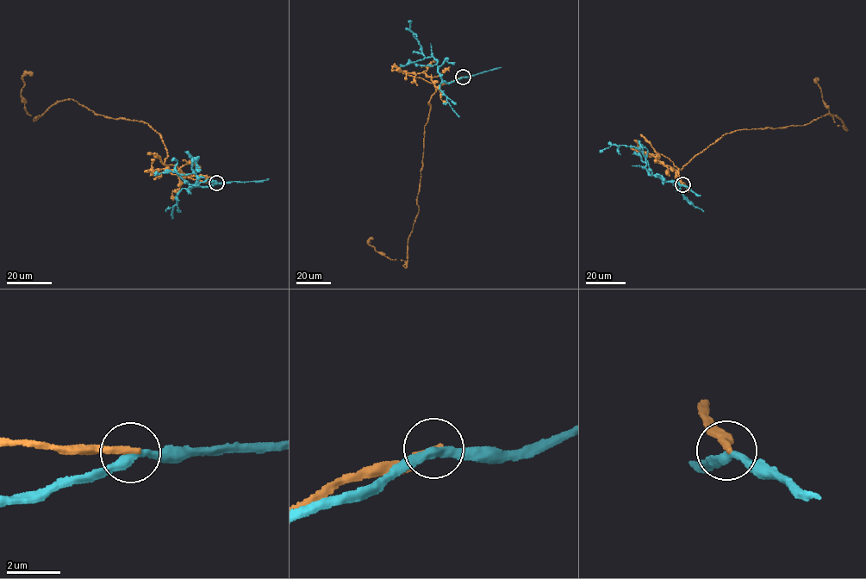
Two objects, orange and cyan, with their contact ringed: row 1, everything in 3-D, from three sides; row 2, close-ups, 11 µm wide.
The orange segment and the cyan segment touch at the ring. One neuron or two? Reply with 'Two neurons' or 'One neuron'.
Two neurons

